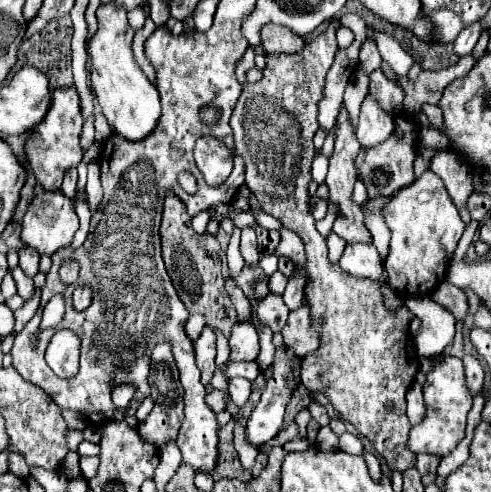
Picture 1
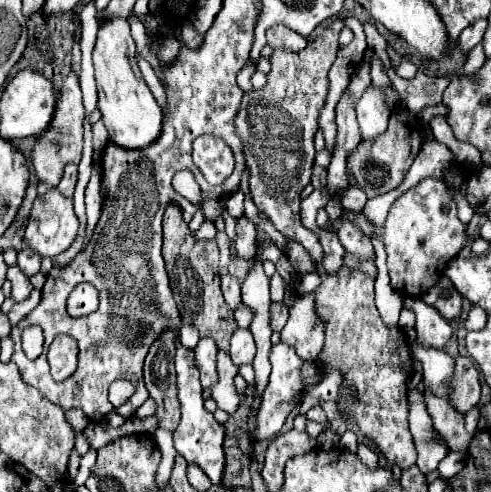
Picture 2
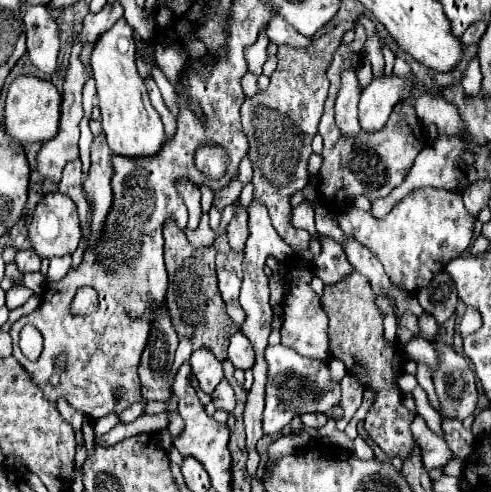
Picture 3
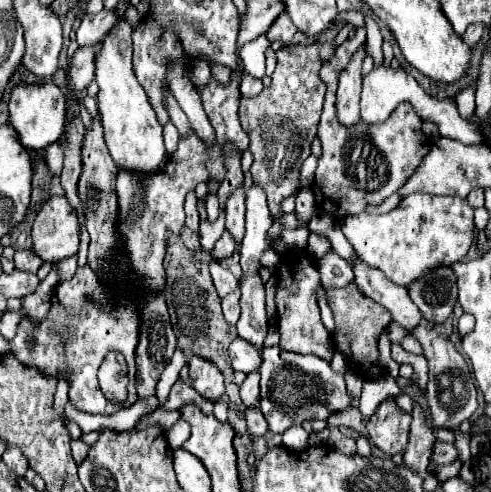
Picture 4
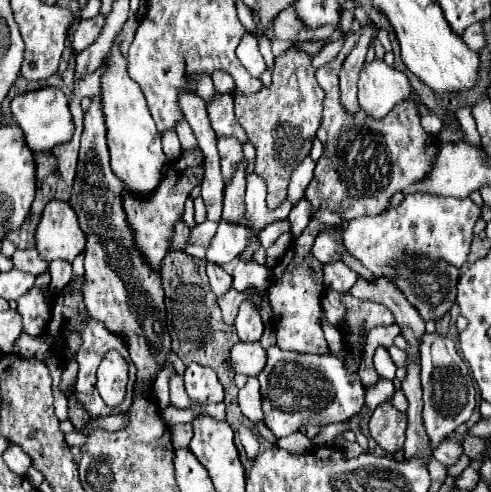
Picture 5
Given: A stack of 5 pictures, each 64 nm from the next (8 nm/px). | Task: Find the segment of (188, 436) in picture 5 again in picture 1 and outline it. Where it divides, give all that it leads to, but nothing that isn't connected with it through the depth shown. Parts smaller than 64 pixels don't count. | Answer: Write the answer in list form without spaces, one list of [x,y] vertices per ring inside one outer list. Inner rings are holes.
[[[158,344],[152,350],[152,366],[150,366],[150,376],[148,376],[150,388],[152,388],[152,398],[154,398],[154,408],[150,412],[150,416],[138,424],[138,434],[142,440],[146,440],[148,444],[162,448],[166,446],[166,442],[176,440],[178,430],[184,422],[184,388],[180,384],[178,378],[178,368],[174,364],[172,352],[168,348],[168,344]]]

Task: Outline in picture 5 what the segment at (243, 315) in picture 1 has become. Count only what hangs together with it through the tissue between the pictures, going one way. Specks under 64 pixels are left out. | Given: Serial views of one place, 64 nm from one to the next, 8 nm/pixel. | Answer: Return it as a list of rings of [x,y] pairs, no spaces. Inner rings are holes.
[[[208,262],[206,274],[208,274],[210,286],[212,286],[212,290],[214,290],[216,296],[224,296],[232,288],[232,276],[226,270],[222,270],[218,264]]]

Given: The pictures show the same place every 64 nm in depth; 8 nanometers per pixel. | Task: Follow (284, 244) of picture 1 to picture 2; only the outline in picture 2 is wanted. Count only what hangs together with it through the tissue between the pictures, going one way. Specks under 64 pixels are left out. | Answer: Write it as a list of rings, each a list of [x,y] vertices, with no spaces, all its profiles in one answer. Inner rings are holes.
[[[287,241],[285,253],[290,256],[291,249],[291,265],[299,273],[313,272],[314,267],[308,252],[302,245],[295,241]]]

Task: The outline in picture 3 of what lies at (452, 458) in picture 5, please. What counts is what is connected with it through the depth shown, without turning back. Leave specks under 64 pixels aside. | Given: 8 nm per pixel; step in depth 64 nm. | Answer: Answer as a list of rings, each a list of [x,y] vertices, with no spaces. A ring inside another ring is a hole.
[[[414,414],[410,430],[416,440],[416,446],[420,448],[420,456],[422,456],[422,464],[426,472],[434,468],[442,468],[454,456],[448,444],[444,442],[444,438],[432,432],[420,414]]]

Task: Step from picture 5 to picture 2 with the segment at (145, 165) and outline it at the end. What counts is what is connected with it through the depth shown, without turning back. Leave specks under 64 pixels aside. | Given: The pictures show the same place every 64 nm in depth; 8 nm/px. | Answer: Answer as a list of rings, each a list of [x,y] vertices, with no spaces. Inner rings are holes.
[[[118,16],[102,20],[92,54],[98,84],[98,110],[102,112],[102,122],[110,134],[110,140],[124,148],[148,146],[156,140],[156,136],[160,136],[162,110],[136,64],[136,44],[130,36],[128,20]]]

